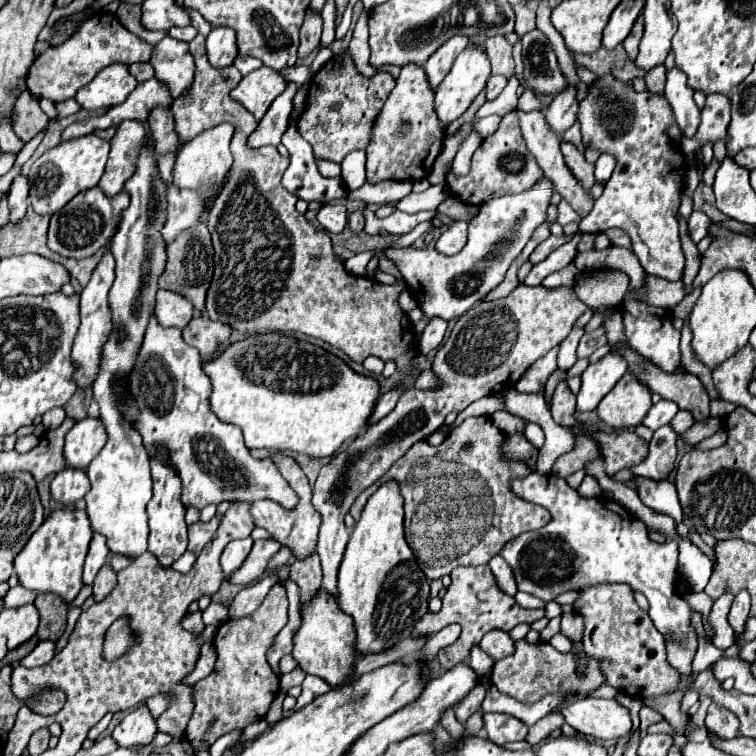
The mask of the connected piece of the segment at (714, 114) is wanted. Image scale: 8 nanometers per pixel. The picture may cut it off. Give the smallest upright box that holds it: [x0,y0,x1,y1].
[682,95,730,155]

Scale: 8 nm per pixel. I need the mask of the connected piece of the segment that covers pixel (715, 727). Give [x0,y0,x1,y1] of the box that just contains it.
[706,703,738,739]

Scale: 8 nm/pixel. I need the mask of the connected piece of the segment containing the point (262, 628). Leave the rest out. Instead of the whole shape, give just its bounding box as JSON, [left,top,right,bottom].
[184,583,288,753]

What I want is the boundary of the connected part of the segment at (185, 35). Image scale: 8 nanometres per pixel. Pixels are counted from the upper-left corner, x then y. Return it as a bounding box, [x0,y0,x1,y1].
[168,27,196,43]

